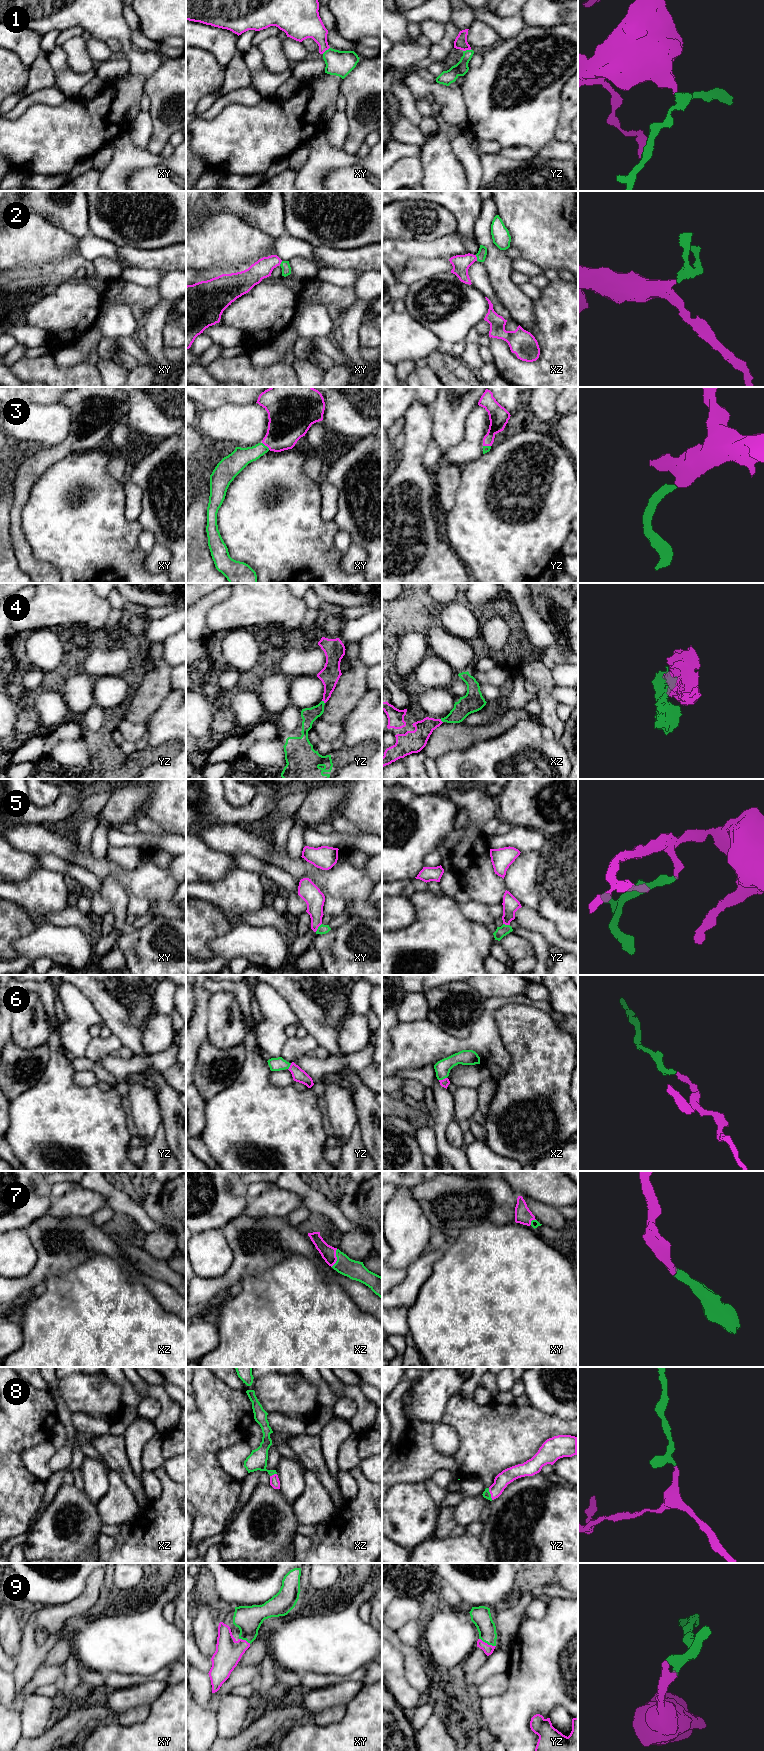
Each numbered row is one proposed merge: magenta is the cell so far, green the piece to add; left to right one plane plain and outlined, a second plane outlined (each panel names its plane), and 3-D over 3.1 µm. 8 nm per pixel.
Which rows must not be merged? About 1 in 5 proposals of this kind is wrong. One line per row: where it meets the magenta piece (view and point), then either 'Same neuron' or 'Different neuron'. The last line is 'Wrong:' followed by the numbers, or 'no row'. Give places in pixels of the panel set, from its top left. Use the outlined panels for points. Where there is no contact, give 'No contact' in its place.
1: Touches magenta at yz (467, 49). Same neuron
2: Touches magenta at xz (476, 258). Same neuron
3: Touches magenta at xy (266, 445). Same neuron
4: Touches magenta at yz (324, 702). Same neuron
5: Touches magenta at xy (318, 926). Same neuron
6: Touches magenta at xz (443, 1079). Same neuron
7: Touches magenta at xz (336, 1258). Same neuron
8: Touches magenta at yz (491, 1494). Same neuron
9: Touches magenta at yz (486, 1643). Same neuron
Wrong: no row

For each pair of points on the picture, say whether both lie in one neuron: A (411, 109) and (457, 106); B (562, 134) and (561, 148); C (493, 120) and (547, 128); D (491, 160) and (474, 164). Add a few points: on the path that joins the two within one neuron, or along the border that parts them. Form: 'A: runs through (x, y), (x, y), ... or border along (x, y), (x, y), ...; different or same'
A: border along (402, 80), (415, 100); different
B: border along (554, 138), (567, 142); different
C: runs through (506, 120), (530, 120), (534, 124); same
D: border along (479, 157), (482, 168), (481, 180); different

